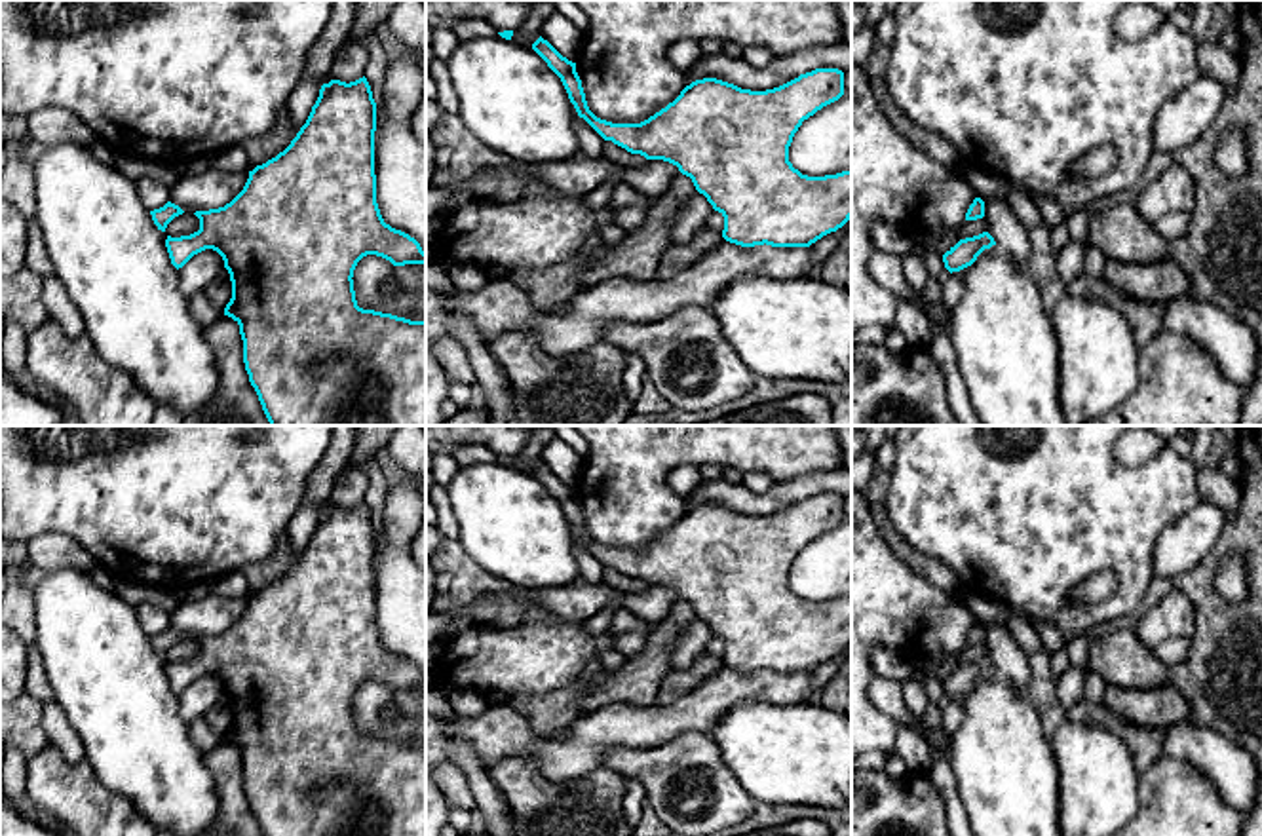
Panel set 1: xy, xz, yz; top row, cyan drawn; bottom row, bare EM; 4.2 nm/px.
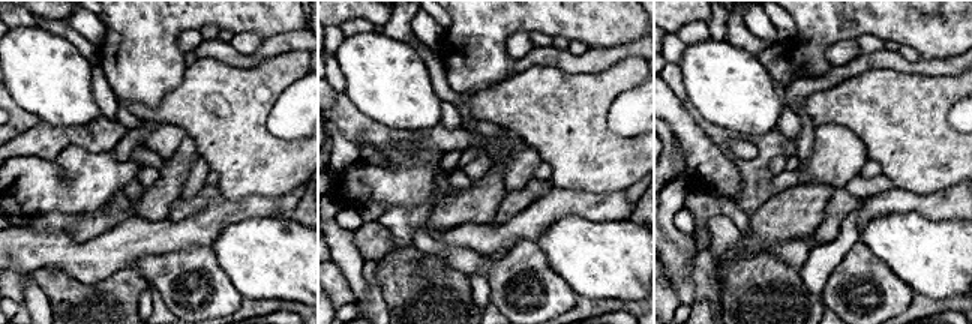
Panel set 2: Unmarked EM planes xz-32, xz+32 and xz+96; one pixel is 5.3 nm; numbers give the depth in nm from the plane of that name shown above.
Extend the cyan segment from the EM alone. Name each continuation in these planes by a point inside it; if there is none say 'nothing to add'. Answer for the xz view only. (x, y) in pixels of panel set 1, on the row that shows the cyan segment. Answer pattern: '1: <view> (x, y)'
nothing to add

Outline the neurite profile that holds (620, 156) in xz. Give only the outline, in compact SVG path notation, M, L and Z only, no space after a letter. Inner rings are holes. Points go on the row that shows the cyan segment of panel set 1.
M604 141L602 158L614 162L625 169L641 169L646 167L648 160L641 154L631 154L625 148L614 144L612 141Z

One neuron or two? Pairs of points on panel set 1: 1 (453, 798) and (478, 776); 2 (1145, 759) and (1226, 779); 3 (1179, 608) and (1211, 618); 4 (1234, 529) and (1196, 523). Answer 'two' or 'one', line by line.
1: two
2: two
3: two
4: two

